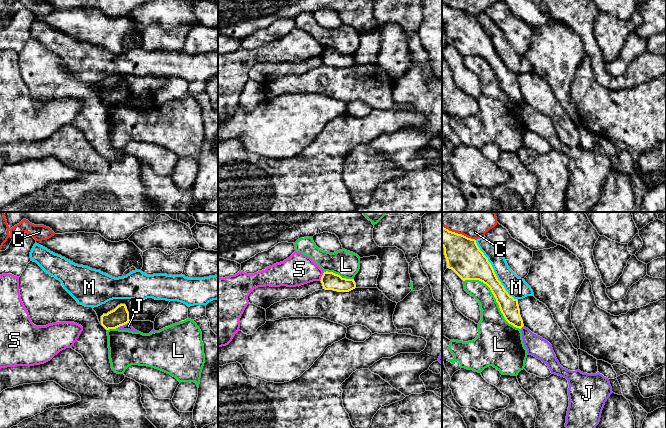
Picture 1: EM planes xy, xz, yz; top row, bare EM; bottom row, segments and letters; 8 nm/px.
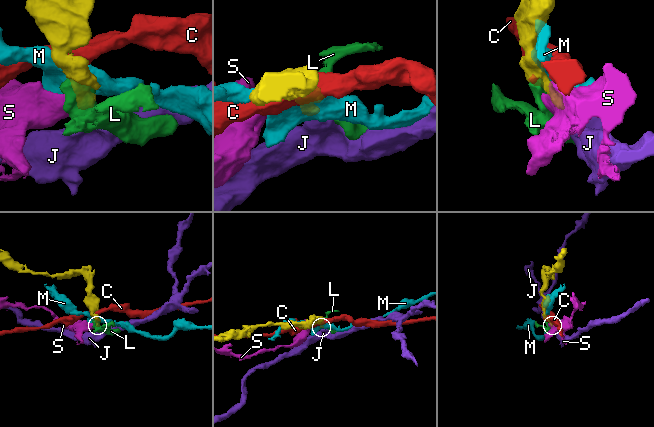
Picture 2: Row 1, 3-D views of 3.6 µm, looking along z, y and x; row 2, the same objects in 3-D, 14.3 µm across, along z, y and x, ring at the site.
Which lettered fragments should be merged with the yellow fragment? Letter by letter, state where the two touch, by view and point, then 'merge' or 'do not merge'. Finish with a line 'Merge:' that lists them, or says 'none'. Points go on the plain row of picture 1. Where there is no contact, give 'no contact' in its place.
C: contact yz (459, 10); do not merge
J: contact xy (123, 100); do not merge
L: contact yz (495, 74); do not merge
M: contact yz (493, 47); do not merge
S: contact xz (322, 52); do not merge
Merge: none

